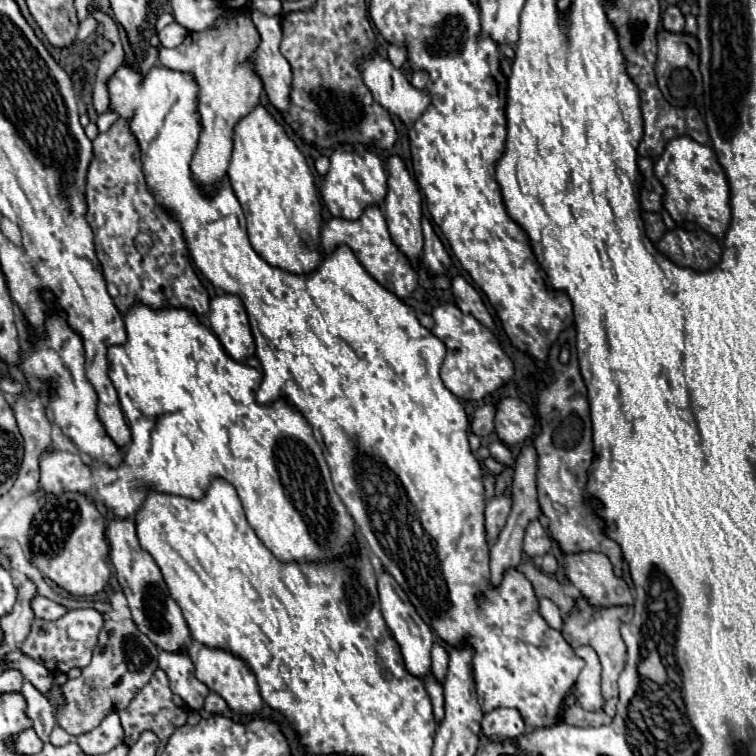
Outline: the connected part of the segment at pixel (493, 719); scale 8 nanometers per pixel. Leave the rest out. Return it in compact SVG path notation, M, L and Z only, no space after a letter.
M497 708L483 716L481 732L491 742L507 742L511 738L519 738L525 732L523 718L513 708Z

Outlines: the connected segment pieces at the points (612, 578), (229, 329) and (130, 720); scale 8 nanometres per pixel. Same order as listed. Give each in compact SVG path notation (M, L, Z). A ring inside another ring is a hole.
M581 552L567 556L567 578L595 608L631 606L629 586L613 574L611 562L599 552Z
M221 294L211 300L209 326L223 344L225 352L243 362L255 354L255 340L251 334L245 304L235 294Z
M157 668L149 680L149 684L145 684L139 694L131 700L131 704L123 710L119 710L119 718L121 718L121 724L125 728L125 744L127 746L133 746L141 732L145 730L151 730L157 734L157 738L161 740L161 746L165 746L165 740L171 736L171 732L177 728L177 726L183 726L187 724L187 712L189 708L185 706L185 702L181 698L177 698L171 688L169 688L169 680L167 680L167 674Z

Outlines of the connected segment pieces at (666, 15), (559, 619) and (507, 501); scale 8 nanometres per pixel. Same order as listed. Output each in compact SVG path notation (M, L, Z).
M671 4L667 6L667 10L663 12L663 26L669 32L683 32L683 24L685 24L685 16L681 14L679 6Z
M539 598L539 612L551 628L563 630L563 616L561 616L557 604L553 604L549 598Z
M503 494L503 496L495 496L487 502L485 506L485 528L487 528L487 540L497 540L499 532L503 530L507 516L511 512L511 504L513 498L511 494Z

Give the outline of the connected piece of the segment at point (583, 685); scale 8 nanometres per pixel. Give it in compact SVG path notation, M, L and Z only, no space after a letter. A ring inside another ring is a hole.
M589 646L575 648L575 654L585 660L585 668L581 670L581 674L575 682L575 704L579 704L581 708L585 708L589 712L601 712L605 700L603 700L601 688L599 688L599 674L601 674L599 658L597 658L595 650Z

